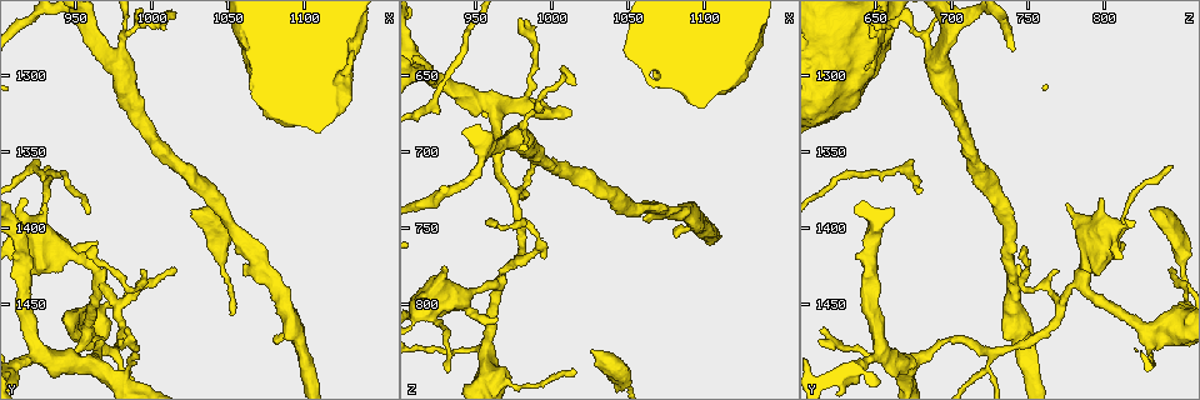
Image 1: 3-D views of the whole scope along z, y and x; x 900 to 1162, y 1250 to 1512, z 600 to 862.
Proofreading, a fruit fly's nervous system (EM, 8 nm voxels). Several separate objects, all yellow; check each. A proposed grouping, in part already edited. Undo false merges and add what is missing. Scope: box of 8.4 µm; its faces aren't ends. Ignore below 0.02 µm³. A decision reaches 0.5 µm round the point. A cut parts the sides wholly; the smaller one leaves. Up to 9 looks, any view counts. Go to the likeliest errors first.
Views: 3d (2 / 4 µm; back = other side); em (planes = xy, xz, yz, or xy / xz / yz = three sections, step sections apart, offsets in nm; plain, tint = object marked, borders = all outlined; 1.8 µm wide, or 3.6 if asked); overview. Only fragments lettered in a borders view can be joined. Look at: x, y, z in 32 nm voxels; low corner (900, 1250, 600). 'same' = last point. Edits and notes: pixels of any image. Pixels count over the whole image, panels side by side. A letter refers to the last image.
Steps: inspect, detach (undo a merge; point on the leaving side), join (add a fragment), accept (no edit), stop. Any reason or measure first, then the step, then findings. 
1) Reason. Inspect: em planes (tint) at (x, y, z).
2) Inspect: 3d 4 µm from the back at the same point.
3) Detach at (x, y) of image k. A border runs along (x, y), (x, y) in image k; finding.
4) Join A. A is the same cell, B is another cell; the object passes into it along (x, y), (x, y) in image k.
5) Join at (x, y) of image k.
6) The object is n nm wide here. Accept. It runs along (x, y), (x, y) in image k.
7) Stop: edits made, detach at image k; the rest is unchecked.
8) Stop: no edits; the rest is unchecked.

Thick turns thin. Inspect: 3d 4 µm at (960, 1488, 670).

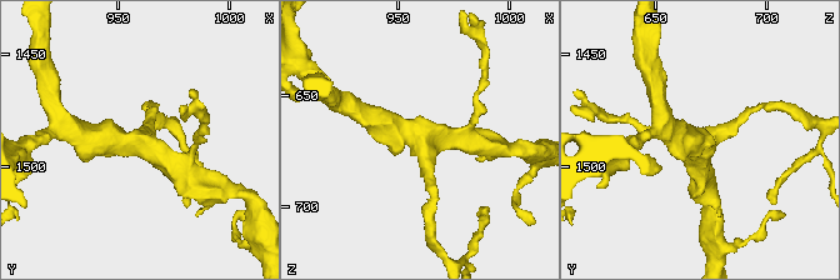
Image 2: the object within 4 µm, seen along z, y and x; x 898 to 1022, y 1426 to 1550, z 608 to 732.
Need the tissue. Inspect: em 3.6 µm xz step 16 (borders) at (960, 1489, 669).

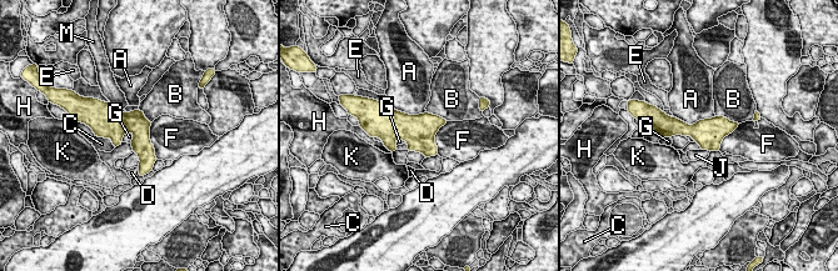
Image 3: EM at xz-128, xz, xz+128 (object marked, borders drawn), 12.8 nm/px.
3 arms meet here. Accept. A, B, C, D, E, F, G, H, J, K and M are other cells; a border runs along (134, 134), (126, 133), (120, 140) in image 3; continuous, no second neuron.

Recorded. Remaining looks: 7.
Four-way junction. Inspect: em xy step 8 (tint) at (976, 1482, 728).

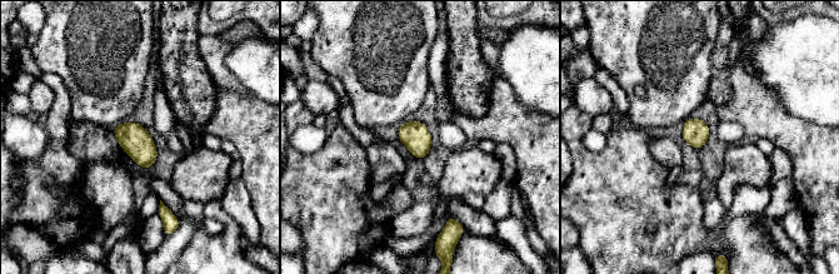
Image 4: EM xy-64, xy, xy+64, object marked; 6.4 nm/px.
Inspect: em planes (borders) at the same point.

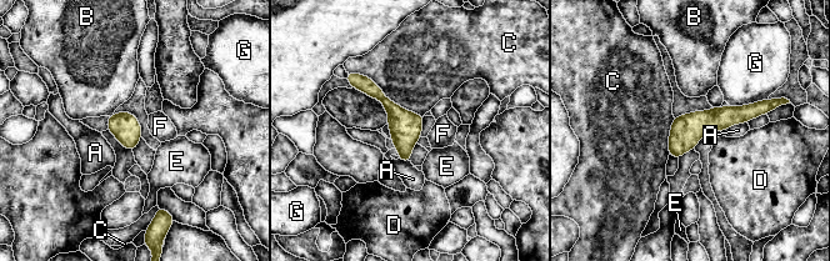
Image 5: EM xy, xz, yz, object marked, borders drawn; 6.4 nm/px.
The object is 180 nm wide here. Accept. A, B, C, D, E, F and G are other cells; it runs along (760, 105), (700, 123), (671, 151) in image 5; all the same neuron.

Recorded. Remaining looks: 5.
Narrows sharply. Inspect: 3d 2 µm at (966, 1434, 784).

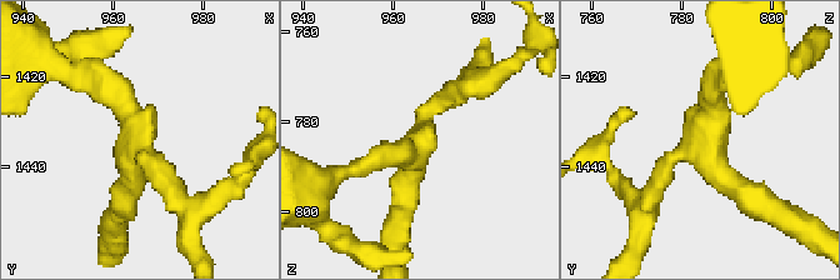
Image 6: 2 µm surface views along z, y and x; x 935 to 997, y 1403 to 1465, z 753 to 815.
3 arms meet here; the arms are 170, 170, 200 nm wide; need the tissue. Inspect: em yz step 16 (tint) at (965, 1434, 785).

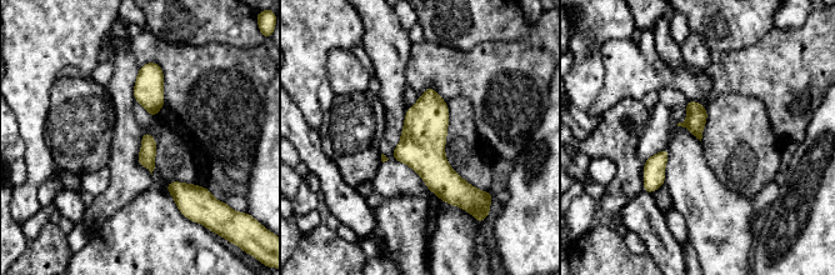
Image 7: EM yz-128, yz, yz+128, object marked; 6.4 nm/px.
What lies round it. Inspect: em yz step 16 (borders) at the same point.

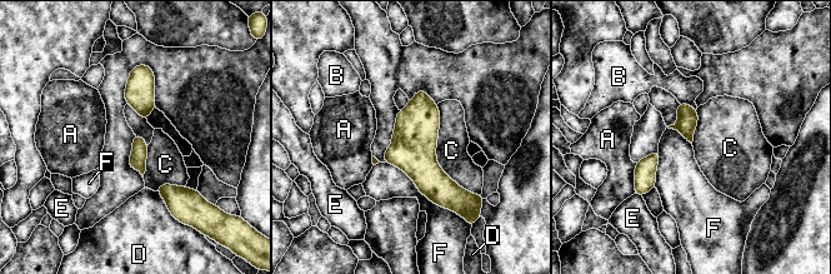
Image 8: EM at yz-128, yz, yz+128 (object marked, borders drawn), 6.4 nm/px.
The longest contact is with C, 650 nm. Accept. A, B, C, D, E and F are other cells; a border runs along (385, 162), (457, 214) in image 8; continuous, no second neuron.

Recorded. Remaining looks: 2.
Stop: no edits; the rest is unchecked.

